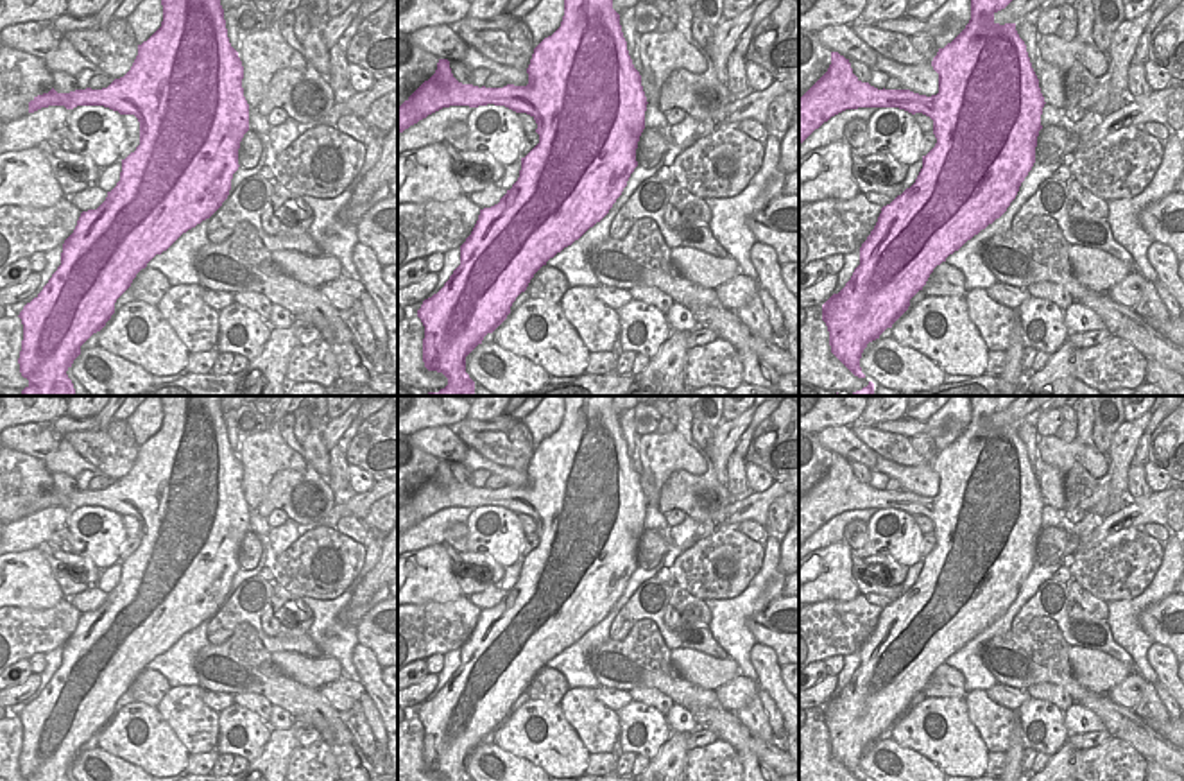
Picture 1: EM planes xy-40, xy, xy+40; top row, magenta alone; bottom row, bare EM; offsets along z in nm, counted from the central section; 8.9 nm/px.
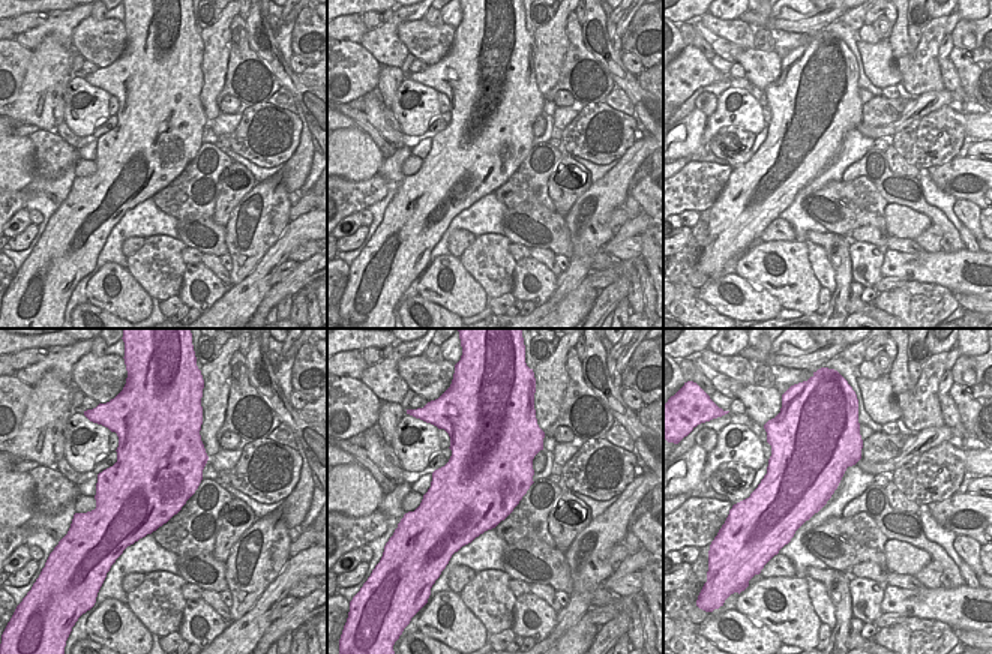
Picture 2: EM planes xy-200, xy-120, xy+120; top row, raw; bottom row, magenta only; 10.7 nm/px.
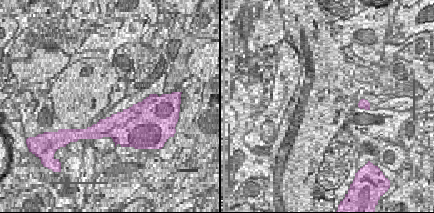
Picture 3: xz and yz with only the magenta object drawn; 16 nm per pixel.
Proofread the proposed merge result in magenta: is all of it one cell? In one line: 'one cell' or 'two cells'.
one cell

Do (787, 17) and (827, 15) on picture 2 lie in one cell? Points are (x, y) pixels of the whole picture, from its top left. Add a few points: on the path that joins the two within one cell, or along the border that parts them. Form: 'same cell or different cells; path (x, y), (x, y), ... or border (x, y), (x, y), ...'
same cell; path (797, 20), (817, 20)

